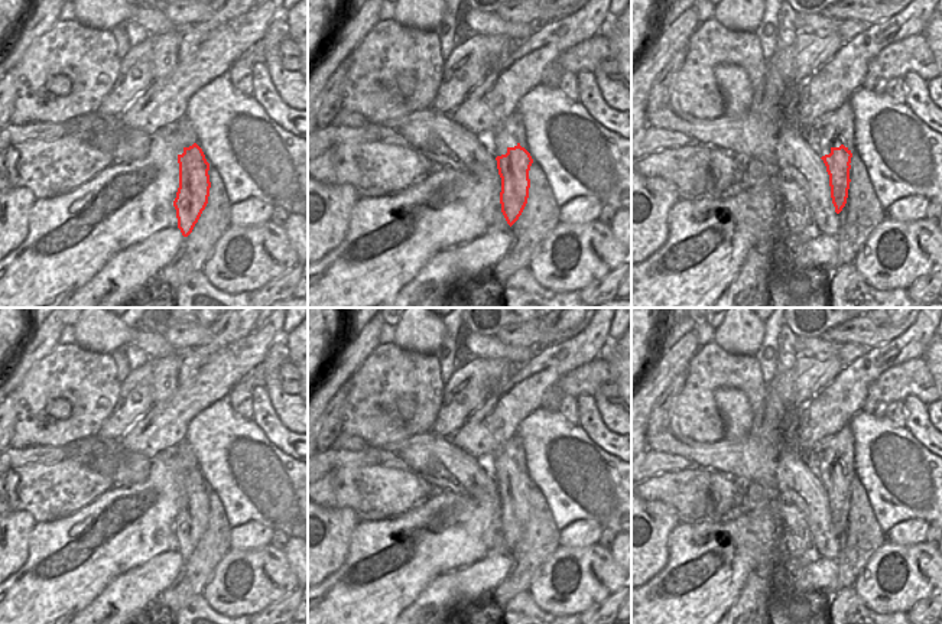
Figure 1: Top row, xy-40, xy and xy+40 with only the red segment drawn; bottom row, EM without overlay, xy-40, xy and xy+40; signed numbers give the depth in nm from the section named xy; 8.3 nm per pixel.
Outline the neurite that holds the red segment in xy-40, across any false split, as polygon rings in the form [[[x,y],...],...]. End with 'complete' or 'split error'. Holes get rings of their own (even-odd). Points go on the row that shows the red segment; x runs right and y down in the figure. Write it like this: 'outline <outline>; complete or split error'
outline [[[186,117],[168,127],[172,131],[165,136],[166,143],[176,149],[179,163],[179,188],[173,207],[178,228],[188,237],[208,204],[211,166],[196,144],[198,137]]]; split error

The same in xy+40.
outline [[[837,110],[824,114],[811,129],[811,146],[819,153],[829,175],[831,198],[835,212],[839,214],[848,201],[850,182],[852,179],[851,157],[848,147],[831,147],[829,142],[838,134],[841,121]]]; split error

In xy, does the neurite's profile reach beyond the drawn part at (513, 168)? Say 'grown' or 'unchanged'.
grown

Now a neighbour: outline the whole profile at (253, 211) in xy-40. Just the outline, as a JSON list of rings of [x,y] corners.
[[[250,196],[247,201],[230,207],[230,225],[247,228],[270,221],[275,207],[262,199]]]

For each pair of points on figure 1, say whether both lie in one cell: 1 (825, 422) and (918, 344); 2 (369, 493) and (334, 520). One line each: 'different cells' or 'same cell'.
1: same cell
2: different cells

